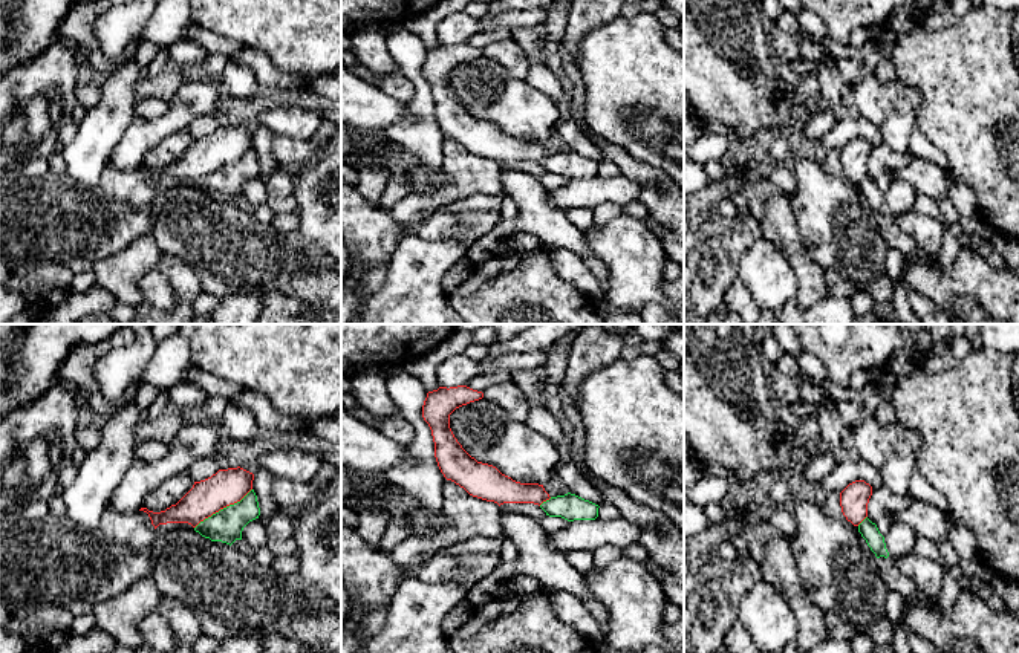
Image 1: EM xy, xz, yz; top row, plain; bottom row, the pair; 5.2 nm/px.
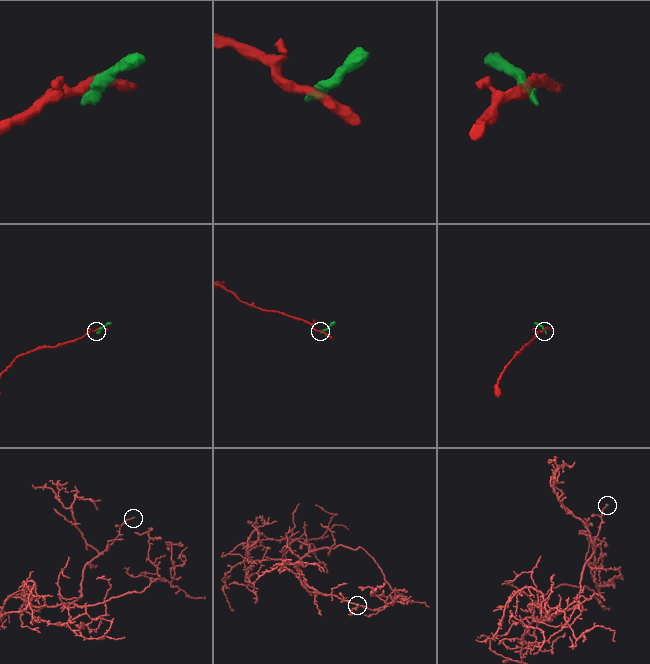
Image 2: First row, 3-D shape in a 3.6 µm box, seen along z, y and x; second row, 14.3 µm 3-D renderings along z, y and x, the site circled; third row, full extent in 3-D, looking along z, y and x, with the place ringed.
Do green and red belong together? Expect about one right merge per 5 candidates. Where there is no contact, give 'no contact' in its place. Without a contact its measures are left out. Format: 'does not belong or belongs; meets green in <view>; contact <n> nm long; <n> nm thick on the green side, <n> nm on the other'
does not belong; meets green in xy; contact 360 nm long; 170 nm thick on the green side, 190 nm on the other

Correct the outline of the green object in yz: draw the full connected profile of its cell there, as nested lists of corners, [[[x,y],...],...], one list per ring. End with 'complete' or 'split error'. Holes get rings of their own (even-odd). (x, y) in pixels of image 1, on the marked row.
[[[866,517],[858,525],[858,532],[877,557],[877,567],[884,586],[889,590],[897,592],[906,604],[923,603],[924,606],[929,606],[927,598],[898,570],[895,558],[889,557],[884,537],[880,534],[877,525]]]; split error

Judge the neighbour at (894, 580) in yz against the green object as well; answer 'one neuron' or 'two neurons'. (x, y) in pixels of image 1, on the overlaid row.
one neuron

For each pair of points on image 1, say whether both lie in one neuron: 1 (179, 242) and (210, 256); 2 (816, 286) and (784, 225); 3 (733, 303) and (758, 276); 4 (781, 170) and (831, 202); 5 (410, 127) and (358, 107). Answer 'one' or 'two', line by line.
1: one
2: one
3: two
4: two
5: two

